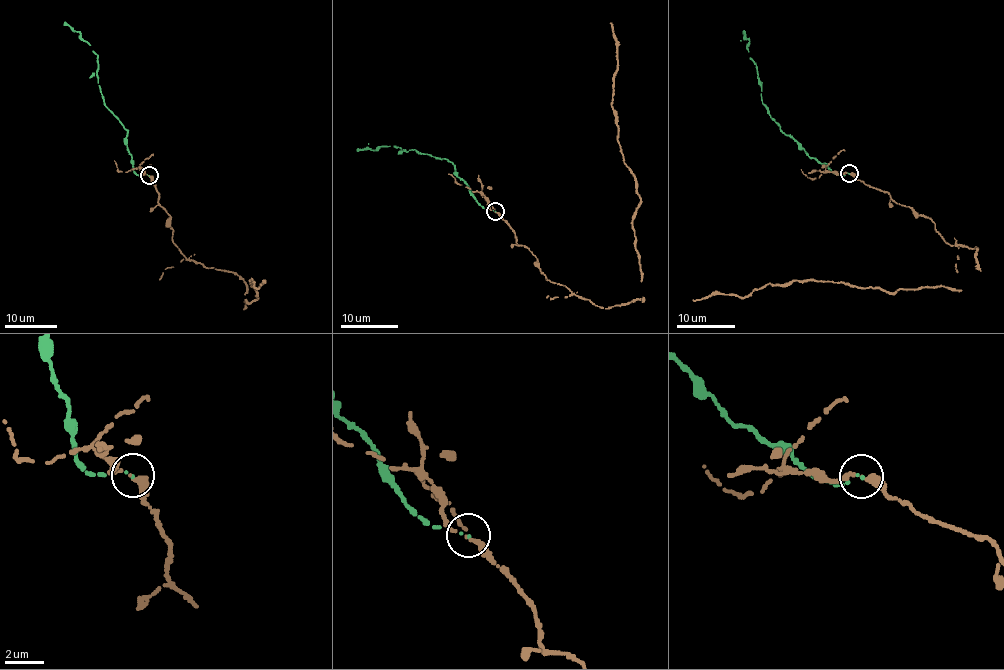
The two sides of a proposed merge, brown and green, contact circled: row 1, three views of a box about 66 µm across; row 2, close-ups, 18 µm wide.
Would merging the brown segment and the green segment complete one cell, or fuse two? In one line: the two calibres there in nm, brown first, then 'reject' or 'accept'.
calibres 190 and 110 nm; reject

